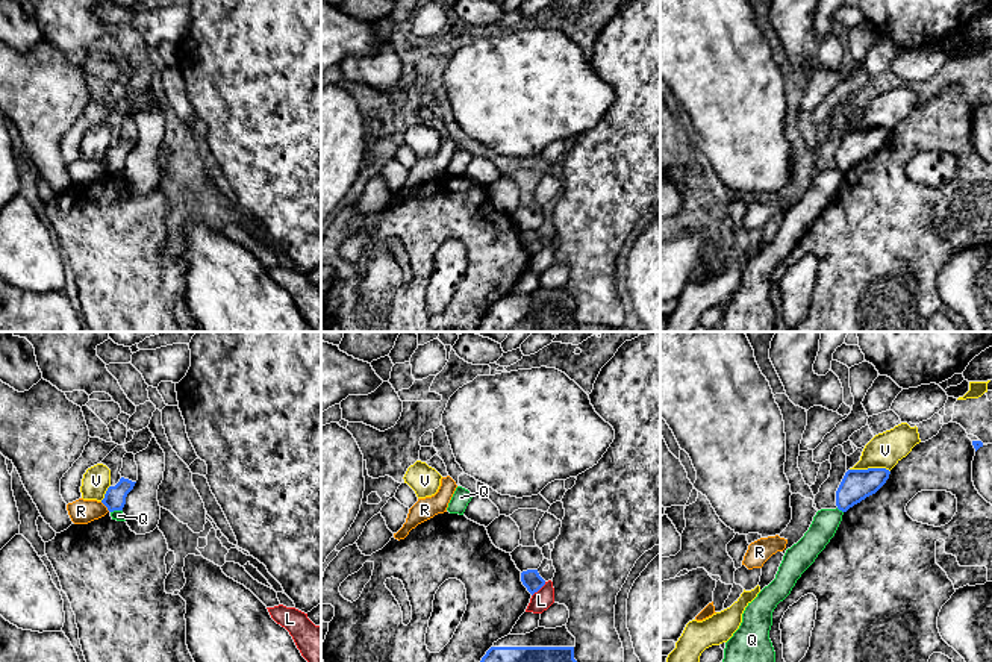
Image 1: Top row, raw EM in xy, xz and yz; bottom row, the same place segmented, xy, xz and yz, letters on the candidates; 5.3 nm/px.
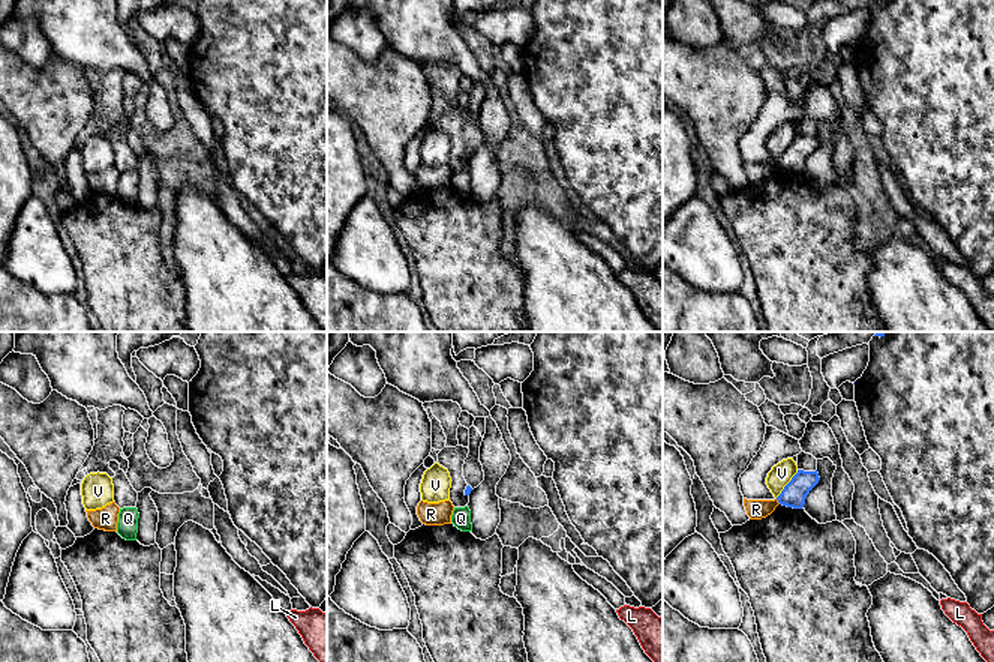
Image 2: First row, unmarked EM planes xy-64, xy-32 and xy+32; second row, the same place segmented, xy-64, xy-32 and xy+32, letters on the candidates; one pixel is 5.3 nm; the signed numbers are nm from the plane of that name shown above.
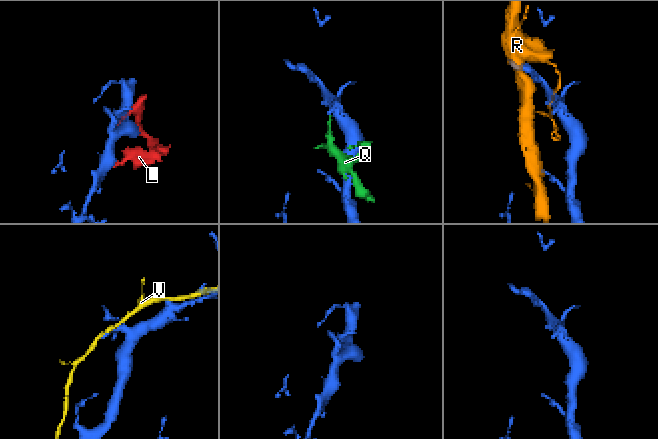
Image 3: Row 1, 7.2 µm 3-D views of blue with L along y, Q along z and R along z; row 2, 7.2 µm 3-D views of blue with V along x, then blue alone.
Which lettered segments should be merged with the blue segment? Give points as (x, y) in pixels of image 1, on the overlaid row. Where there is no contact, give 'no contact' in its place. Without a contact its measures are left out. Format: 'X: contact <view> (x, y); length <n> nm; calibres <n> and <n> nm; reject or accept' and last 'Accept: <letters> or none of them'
L: contact xz (538, 590); length 110 nm; calibres 100 and 110 nm; reject
Q: contact yz (839, 509); length 50 nm; calibres 160 and 140 nm; reject
R: contact xy (105, 505); length 80 nm; calibres 110 and 130 nm; reject
V: contact yz (870, 468); length 220 nm; calibres 160 and 180 nm; reject
Accept: none of them

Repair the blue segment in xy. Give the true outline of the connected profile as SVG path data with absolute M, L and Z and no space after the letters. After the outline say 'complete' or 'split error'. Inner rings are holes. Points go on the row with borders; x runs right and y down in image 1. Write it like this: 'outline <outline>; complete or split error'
outline M121 477L115 486L109 486L101 503L109 512L123 511L127 494L133 489L136 482Z; complete

